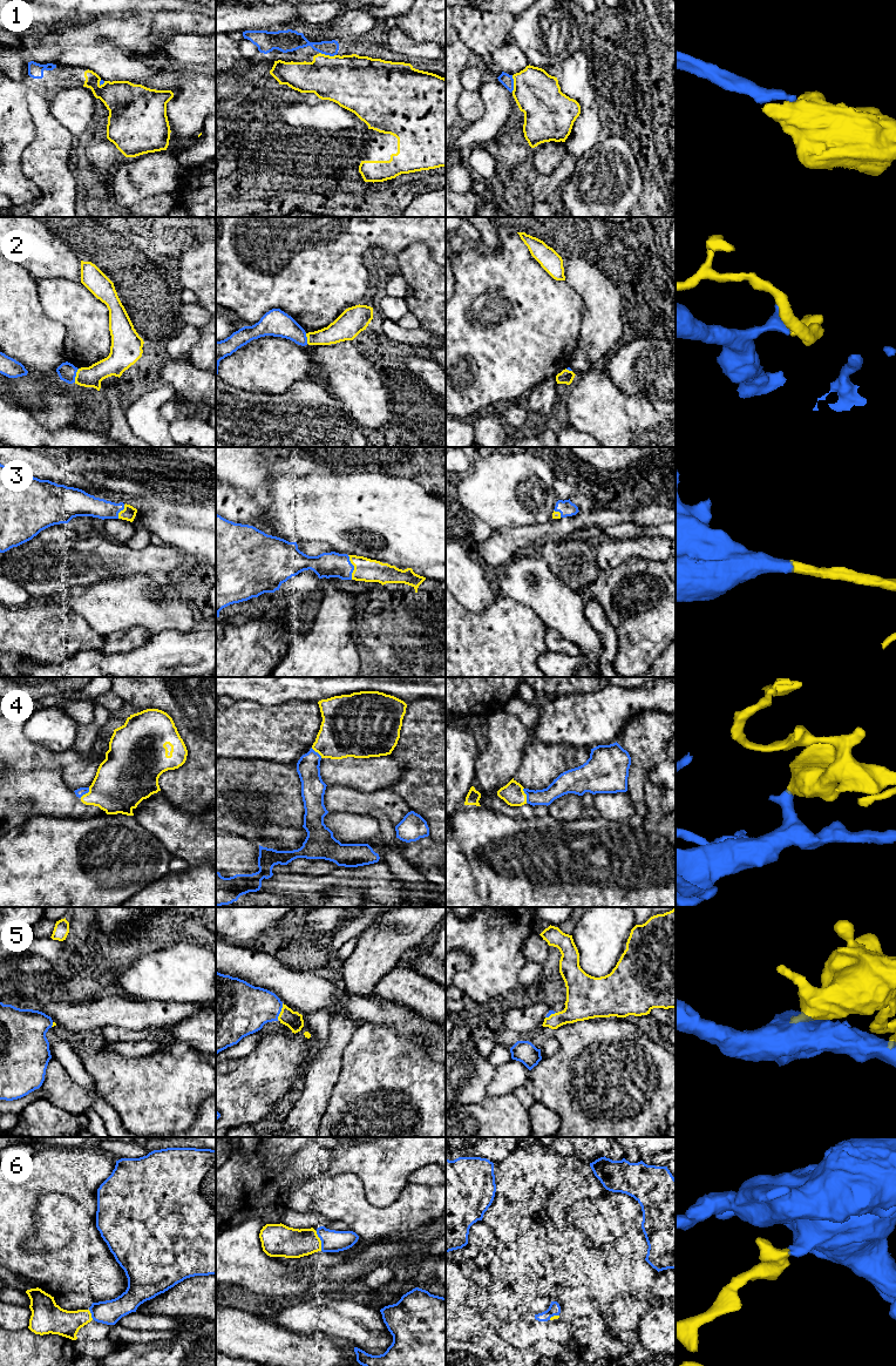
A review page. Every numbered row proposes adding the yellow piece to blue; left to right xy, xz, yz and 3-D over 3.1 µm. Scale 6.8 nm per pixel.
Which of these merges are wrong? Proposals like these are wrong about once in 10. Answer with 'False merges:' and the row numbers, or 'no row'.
False merges: 2

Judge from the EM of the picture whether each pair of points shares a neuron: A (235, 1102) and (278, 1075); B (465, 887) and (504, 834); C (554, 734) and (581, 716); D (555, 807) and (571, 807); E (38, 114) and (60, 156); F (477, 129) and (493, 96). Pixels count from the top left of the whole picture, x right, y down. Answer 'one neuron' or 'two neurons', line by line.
A: one neuron
B: one neuron
C: one neuron
D: one neuron
E: one neuron
F: one neuron

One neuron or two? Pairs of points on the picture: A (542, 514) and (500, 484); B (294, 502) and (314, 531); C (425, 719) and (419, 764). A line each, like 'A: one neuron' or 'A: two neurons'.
A: one neuron
B: one neuron
C: one neuron

